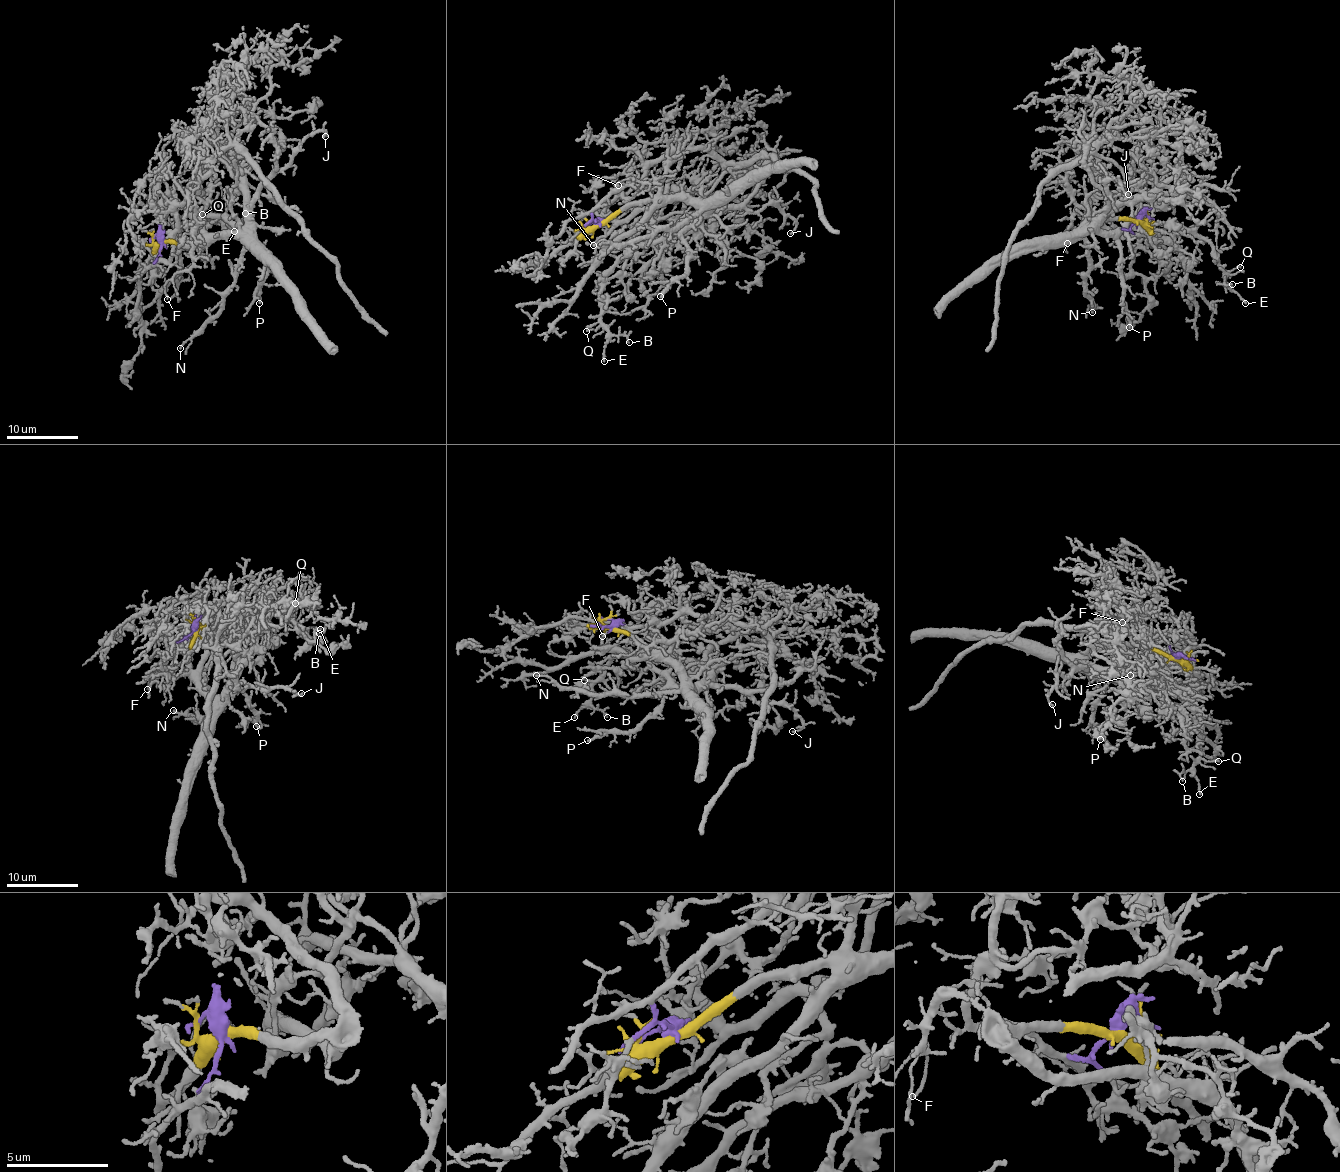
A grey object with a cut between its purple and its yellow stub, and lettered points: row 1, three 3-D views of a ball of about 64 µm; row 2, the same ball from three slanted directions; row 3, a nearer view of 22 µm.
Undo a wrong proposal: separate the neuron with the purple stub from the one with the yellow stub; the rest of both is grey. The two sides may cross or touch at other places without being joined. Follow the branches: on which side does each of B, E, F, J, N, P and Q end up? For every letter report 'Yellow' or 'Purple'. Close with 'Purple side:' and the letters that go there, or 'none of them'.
B: Yellow
E: Yellow
F: Yellow
J: Yellow
N: Yellow
P: Yellow
Q: Yellow
Purple side: none of them

